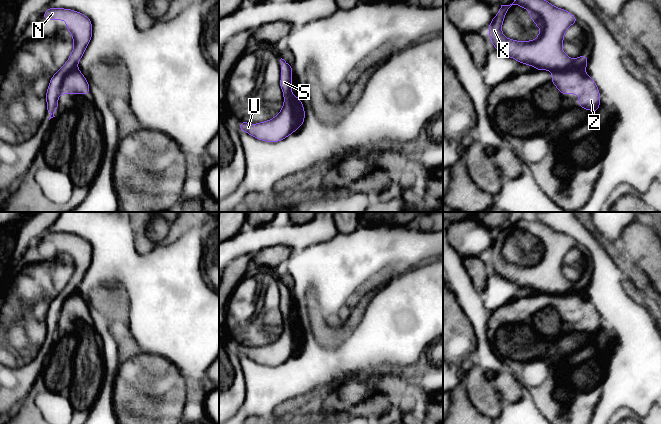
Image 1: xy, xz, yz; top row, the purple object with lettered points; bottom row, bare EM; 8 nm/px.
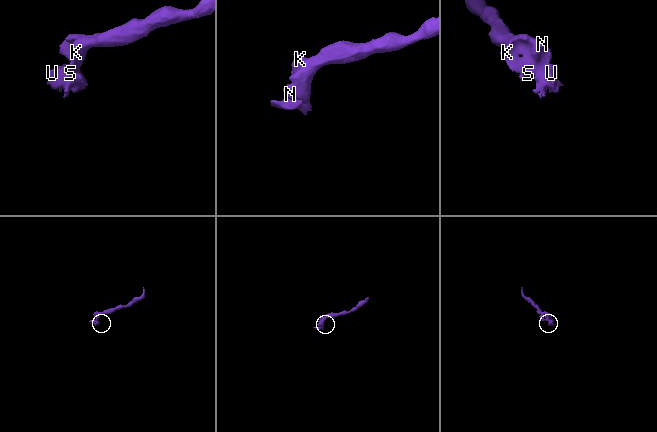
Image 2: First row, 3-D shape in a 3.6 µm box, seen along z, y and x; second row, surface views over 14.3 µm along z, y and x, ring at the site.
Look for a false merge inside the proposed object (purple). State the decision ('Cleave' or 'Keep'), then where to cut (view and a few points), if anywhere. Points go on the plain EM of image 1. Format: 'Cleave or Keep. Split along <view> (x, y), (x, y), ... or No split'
Cleave. Split along yz (584, 295), (554, 294), (552, 296)

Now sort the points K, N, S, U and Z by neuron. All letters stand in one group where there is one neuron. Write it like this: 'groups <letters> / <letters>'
groups K N S U / Z

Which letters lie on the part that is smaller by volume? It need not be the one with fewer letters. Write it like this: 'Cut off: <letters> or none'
Cut off: Z

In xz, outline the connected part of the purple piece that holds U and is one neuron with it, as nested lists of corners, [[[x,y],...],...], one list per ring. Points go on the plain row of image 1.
[[[280,283],[281,290],[281,304],[280,311],[284,319],[284,329],[281,336],[274,342],[260,346],[258,348],[250,348],[242,345],[239,349],[239,354],[245,355],[249,359],[266,366],[279,366],[292,357],[296,352],[294,345],[294,323],[296,320],[292,319],[292,290],[284,283]]]

